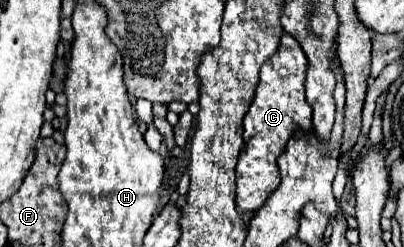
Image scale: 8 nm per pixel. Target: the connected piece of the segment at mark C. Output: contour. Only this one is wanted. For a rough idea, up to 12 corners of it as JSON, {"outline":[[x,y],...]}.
{"outline":[[298,40],[260,70],[244,116],[236,206],[278,188],[278,156],[312,130]]}

